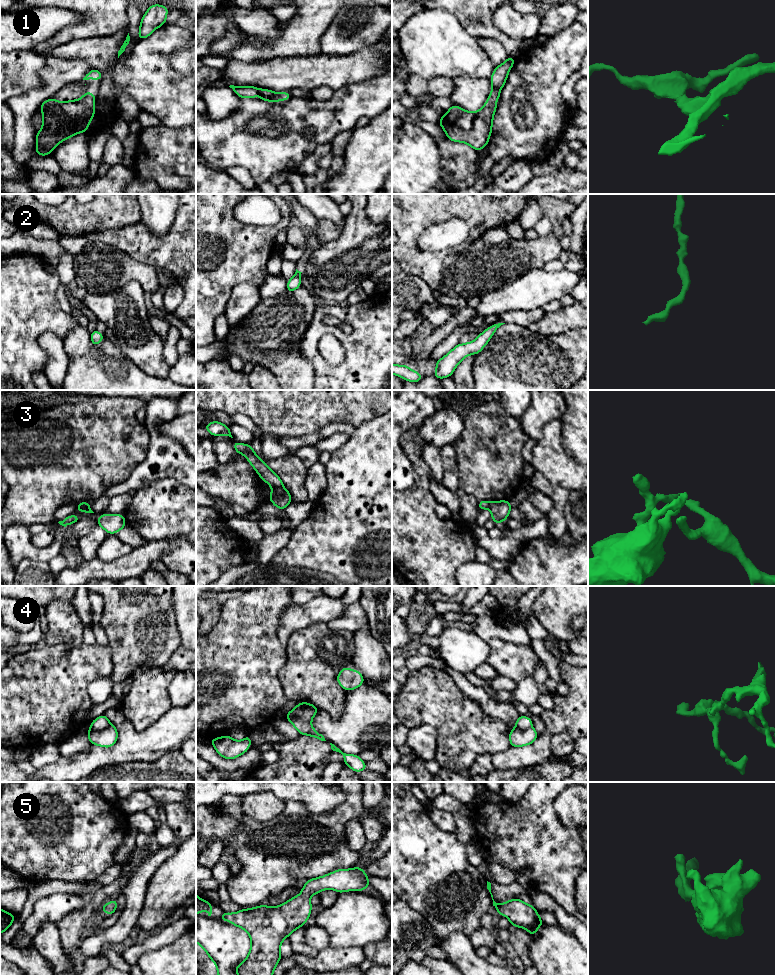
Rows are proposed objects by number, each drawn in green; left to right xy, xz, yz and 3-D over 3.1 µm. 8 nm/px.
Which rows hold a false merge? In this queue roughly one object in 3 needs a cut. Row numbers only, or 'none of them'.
3, 4

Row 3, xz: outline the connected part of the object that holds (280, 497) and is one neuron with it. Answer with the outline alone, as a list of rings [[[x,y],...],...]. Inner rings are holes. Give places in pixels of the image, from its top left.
[[[280,487],[272,489],[272,492],[269,495],[269,500],[277,509],[286,509],[286,507],[291,503],[292,497],[286,488]]]

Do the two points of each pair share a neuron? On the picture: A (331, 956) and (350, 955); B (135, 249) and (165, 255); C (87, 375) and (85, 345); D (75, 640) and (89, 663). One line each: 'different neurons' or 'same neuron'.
A: same neuron
B: same neuron
C: different neurons
D: different neurons

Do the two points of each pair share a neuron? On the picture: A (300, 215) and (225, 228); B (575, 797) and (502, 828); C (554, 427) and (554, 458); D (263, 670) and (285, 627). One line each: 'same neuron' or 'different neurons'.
A: different neurons
B: different neurons
C: same neuron
D: different neurons

